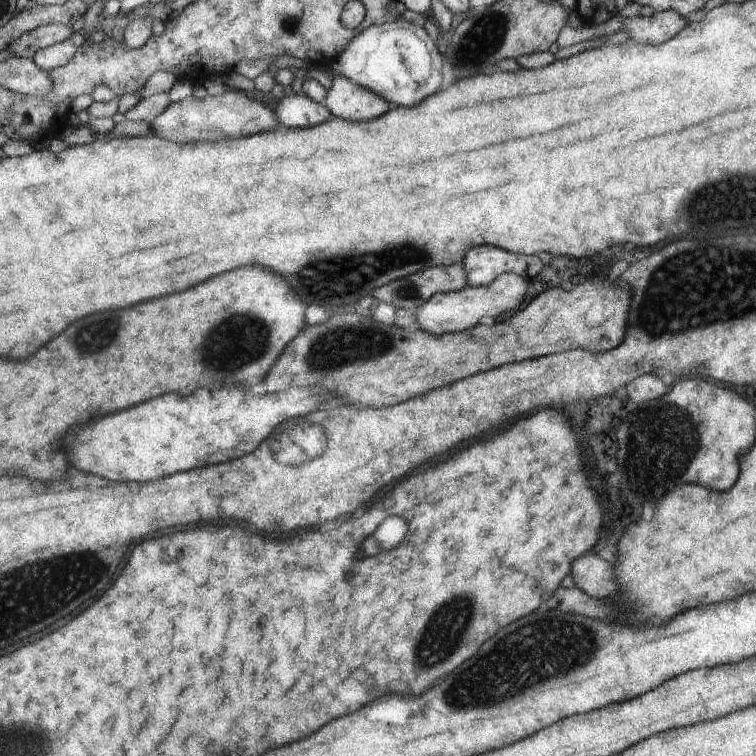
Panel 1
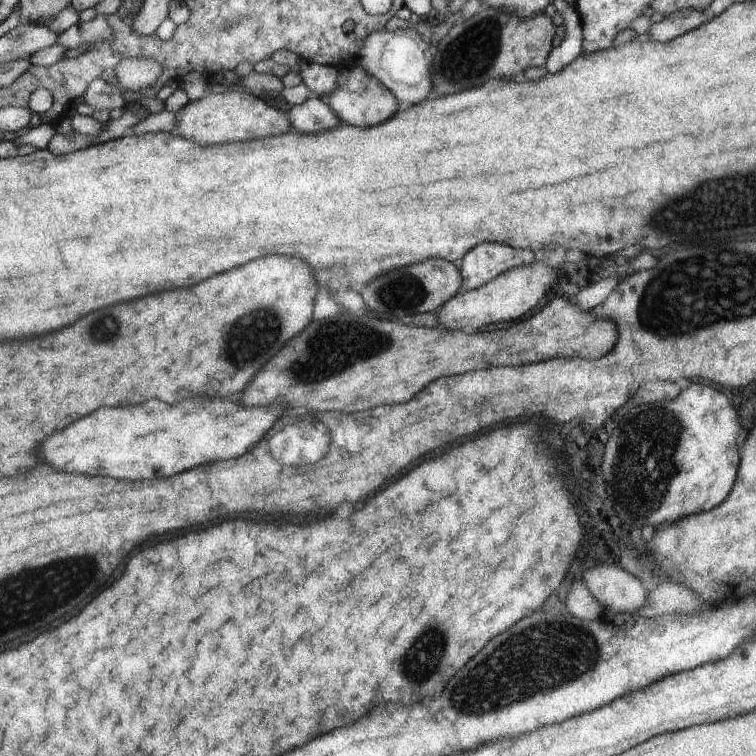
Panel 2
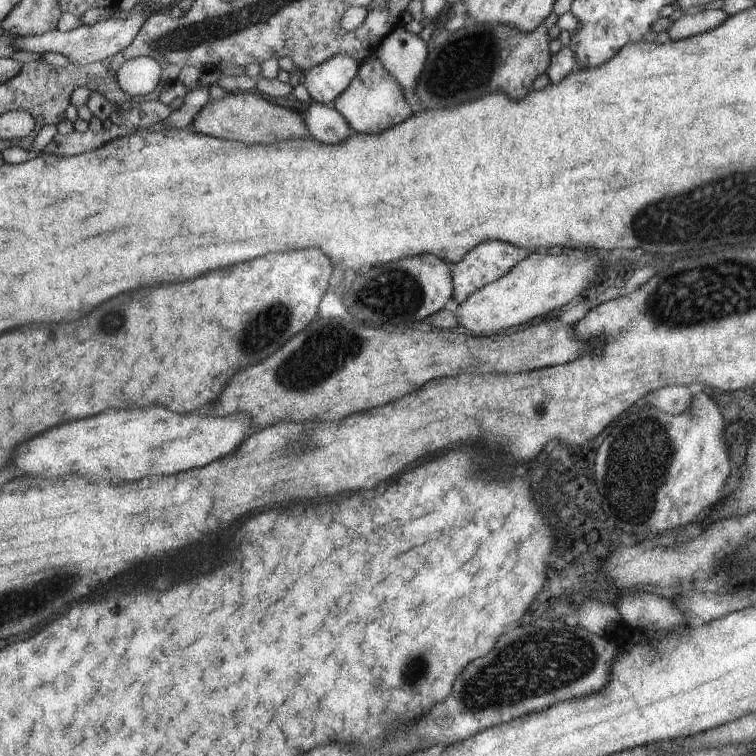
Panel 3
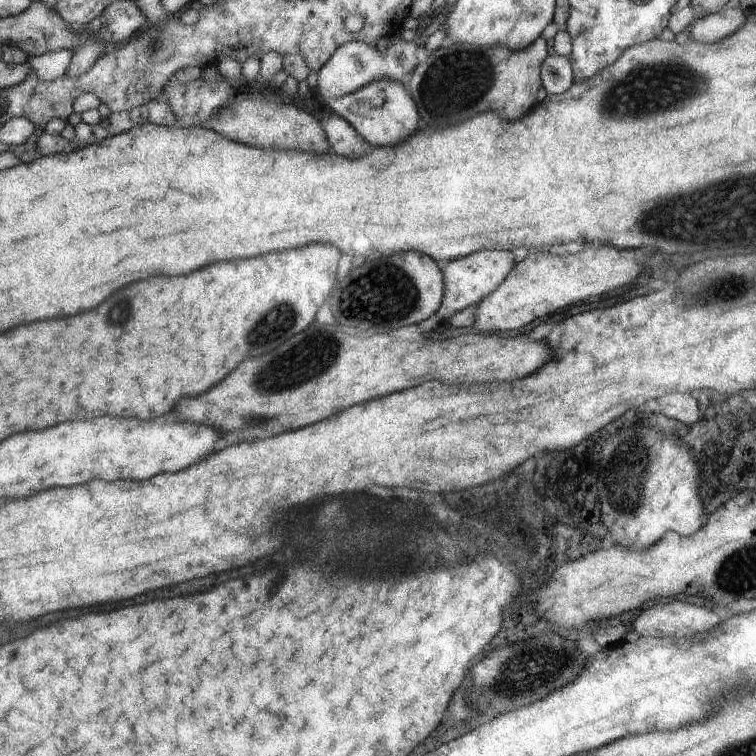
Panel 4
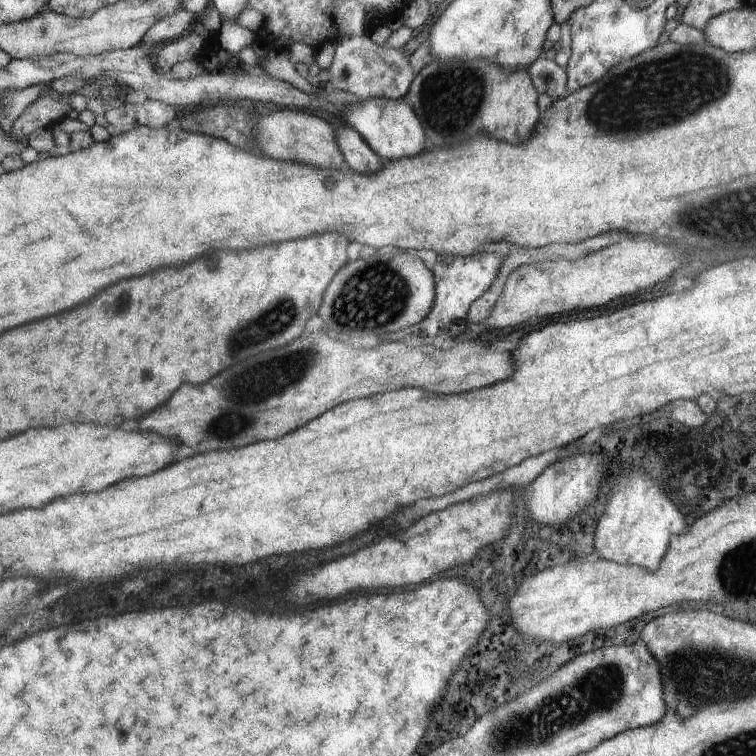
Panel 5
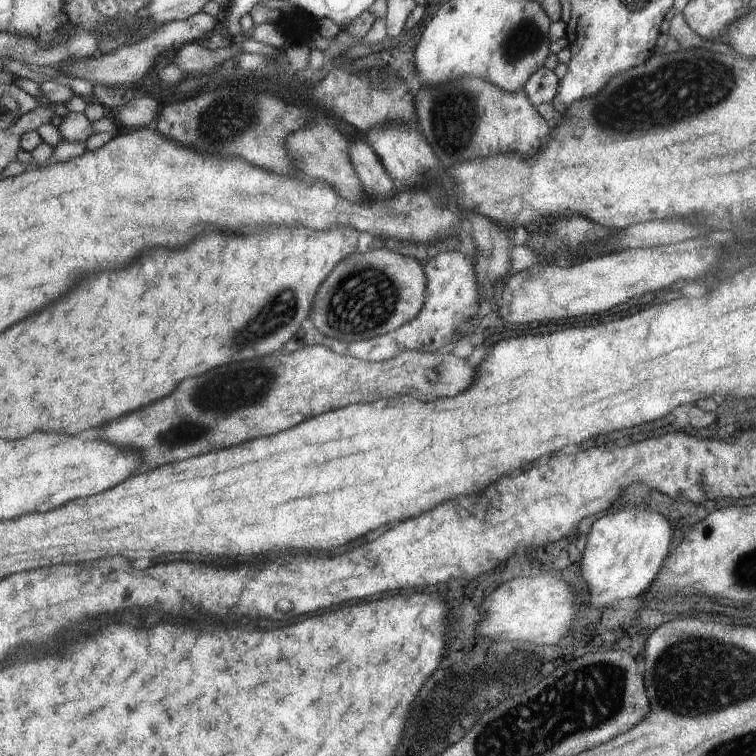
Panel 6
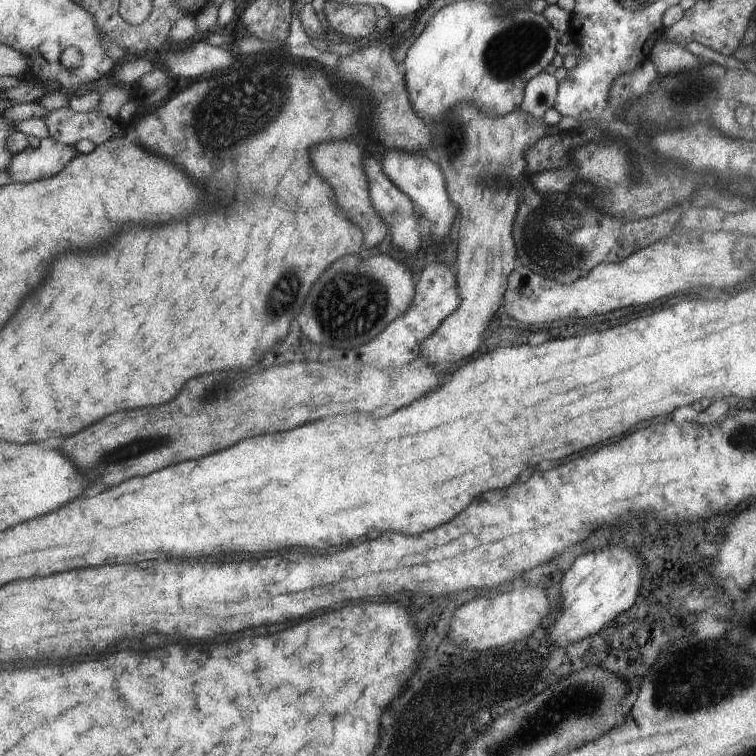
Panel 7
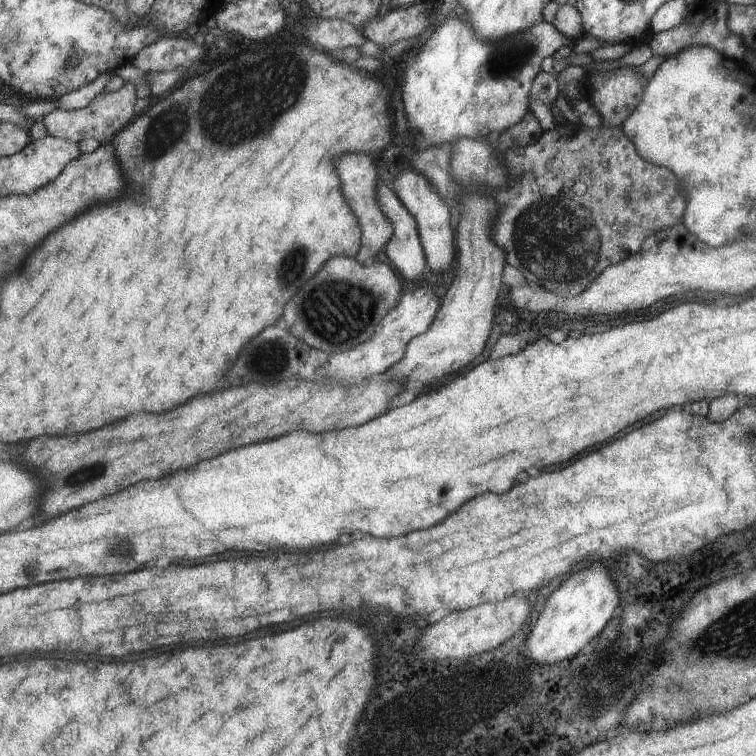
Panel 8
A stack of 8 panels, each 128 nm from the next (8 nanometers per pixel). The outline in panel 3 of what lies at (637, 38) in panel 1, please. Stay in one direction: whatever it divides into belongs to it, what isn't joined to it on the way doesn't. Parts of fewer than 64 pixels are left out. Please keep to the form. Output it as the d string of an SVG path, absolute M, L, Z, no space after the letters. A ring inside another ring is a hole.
M723 9L690 10L683 12L666 31L672 40L682 39L685 36L699 34L699 32L709 32L717 24L725 22L725 18L729 16Z

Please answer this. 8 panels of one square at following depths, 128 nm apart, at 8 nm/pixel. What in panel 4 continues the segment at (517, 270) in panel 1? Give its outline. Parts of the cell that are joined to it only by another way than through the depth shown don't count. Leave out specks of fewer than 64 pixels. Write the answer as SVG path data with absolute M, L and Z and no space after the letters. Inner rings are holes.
M477 250L466 257L448 261L443 268L443 298L439 308L435 310L430 317L417 324L417 336L431 338L435 332L441 332L445 328L449 328L449 318L465 309L466 306L479 301L480 298L486 297L487 294L493 292L499 283L510 274L510 270L514 268L515 256L509 250Z

